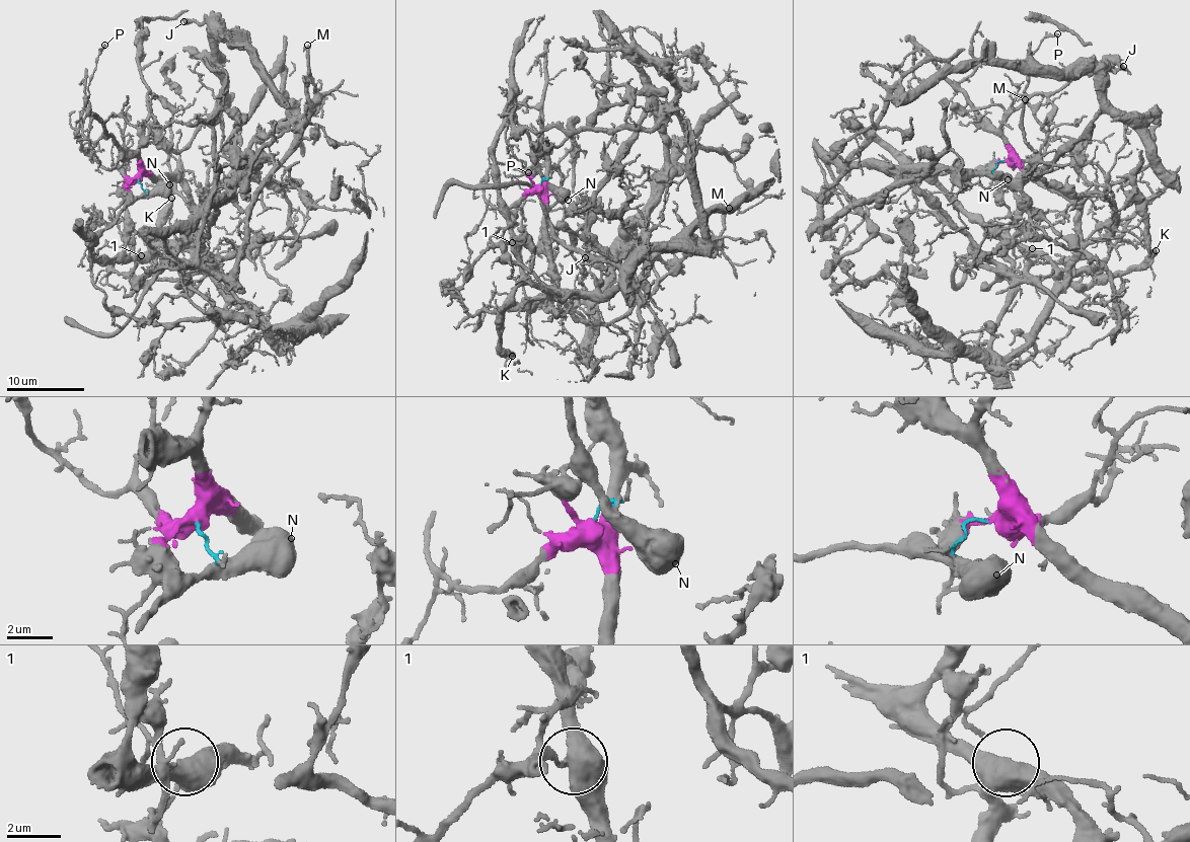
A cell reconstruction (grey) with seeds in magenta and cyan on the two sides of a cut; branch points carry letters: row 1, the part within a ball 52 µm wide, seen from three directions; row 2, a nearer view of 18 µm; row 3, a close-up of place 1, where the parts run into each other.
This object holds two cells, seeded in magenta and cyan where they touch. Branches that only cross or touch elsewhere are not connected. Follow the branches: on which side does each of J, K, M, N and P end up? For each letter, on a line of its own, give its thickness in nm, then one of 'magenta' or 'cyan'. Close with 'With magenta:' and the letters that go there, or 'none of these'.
J: 480 nm thick; magenta
K: 600 nm thick; cyan
M: 320 nm thick; magenta
N: 800 nm thick; cyan
P: 180 nm thick; magenta
With magenta: J, M, P

